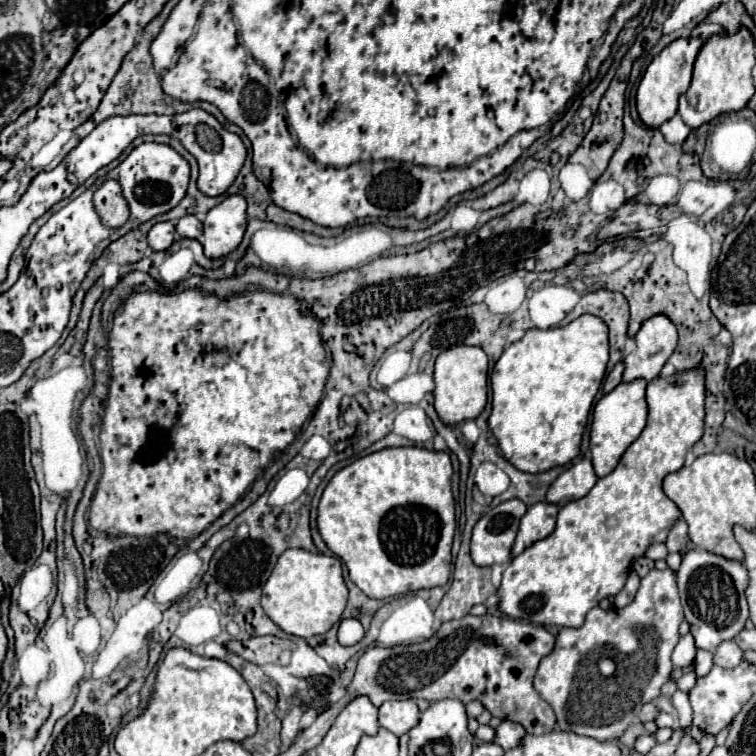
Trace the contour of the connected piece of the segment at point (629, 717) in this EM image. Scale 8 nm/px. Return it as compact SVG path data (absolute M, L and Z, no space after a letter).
M653 568L645 578L641 578L635 600L625 608L601 610L597 606L587 614L581 628L561 628L555 636L553 650L541 658L533 678L533 688L545 702L551 704L557 716L557 728L595 738L599 742L617 740L627 726L635 722L641 706L653 702L659 696L661 686L671 678L671 652L679 642L679 624L683 618L675 574L669 568Z

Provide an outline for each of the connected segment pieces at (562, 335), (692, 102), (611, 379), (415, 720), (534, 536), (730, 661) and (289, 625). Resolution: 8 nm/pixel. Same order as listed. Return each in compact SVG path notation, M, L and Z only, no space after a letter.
M581 314L567 326L547 328L547 330L527 330L519 342L513 342L491 372L492 412L489 428L499 442L503 456L521 472L545 472L555 466L565 466L571 462L581 448L581 438L589 420L593 400L603 382L609 362L609 340L607 324L593 316Z
M741 28L731 36L711 36L695 60L691 88L679 98L679 116L683 118L683 122L689 128L699 128L719 114L745 108L755 92L751 76L753 66L755 42L749 30Z
M617 362L617 364L615 364L615 368L609 372L609 376L605 378L605 384L603 384L603 392L605 392L605 394L609 394L611 390L615 390L615 388L621 384L623 370L625 370L623 362Z
M395 700L385 702L379 708L379 724L391 730L395 736L407 734L413 726L419 724L419 708L415 700Z
M533 504L533 508L529 508L527 514L521 518L521 526L513 544L513 556L519 556L525 548L547 538L555 530L557 512L559 508L555 504Z
M733 640L723 642L715 652L715 664L723 668L735 668L741 664L741 660L743 660L743 650Z
M293 548L279 556L269 580L265 582L261 606L265 614L287 634L311 638L325 634L341 620L347 606L347 594L349 590L343 582L343 566L339 558Z

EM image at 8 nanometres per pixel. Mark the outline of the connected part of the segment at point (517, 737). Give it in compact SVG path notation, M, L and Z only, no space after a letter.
M503 720L503 722L499 724L499 728L497 728L497 738L495 738L495 742L501 744L501 748L511 750L511 748L515 748L515 746L521 744L521 738L523 738L525 734L527 734L527 732L525 732L525 728L523 728L521 724L511 722L511 720Z

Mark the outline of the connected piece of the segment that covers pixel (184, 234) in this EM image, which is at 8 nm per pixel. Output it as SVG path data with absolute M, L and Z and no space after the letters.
M183 216L177 222L177 234L181 238L199 238L201 232L203 232L203 226L197 216Z

